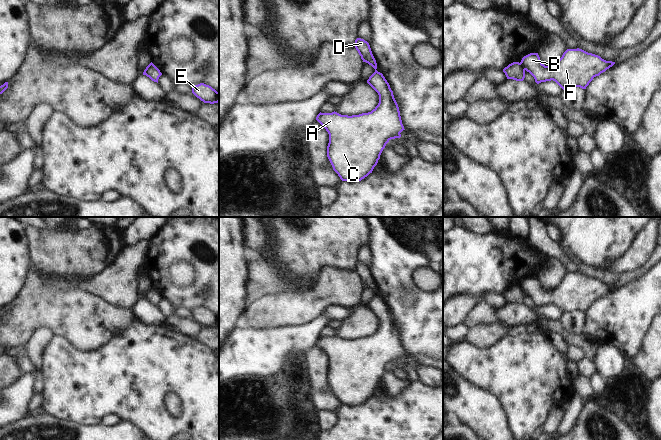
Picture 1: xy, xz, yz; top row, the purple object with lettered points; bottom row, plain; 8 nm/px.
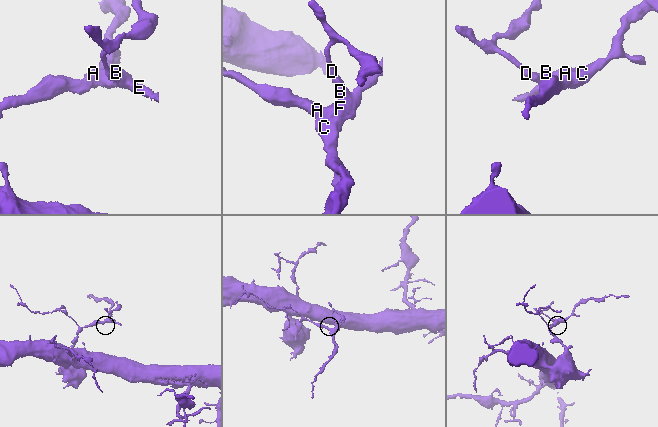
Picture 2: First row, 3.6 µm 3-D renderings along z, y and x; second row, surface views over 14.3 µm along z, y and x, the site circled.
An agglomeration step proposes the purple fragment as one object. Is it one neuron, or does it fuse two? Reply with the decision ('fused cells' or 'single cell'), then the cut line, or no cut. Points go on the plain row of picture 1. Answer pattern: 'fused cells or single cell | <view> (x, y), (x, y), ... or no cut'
fused cells | yz (520, 286), (525, 293)

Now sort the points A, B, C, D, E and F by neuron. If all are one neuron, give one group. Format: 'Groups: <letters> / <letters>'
Groups: A B C E F / D.

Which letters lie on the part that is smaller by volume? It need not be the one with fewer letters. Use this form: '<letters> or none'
D.

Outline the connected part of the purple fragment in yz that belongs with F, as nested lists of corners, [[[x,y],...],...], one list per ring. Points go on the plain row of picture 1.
[[[579,272],[567,273],[552,290],[545,290],[538,277],[524,280],[520,287],[534,301],[537,308],[553,304],[563,314],[574,311],[586,313],[594,301],[615,288]]]

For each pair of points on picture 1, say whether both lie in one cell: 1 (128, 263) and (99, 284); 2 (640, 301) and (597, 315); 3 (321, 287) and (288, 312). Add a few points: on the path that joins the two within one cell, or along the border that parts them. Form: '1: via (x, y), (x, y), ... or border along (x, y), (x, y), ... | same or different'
1: via (121, 270), (106, 284) | same
2: via (629, 311), (624, 315), (608, 315) | same
3: via (313, 295), (300, 308), (296, 308) | same

